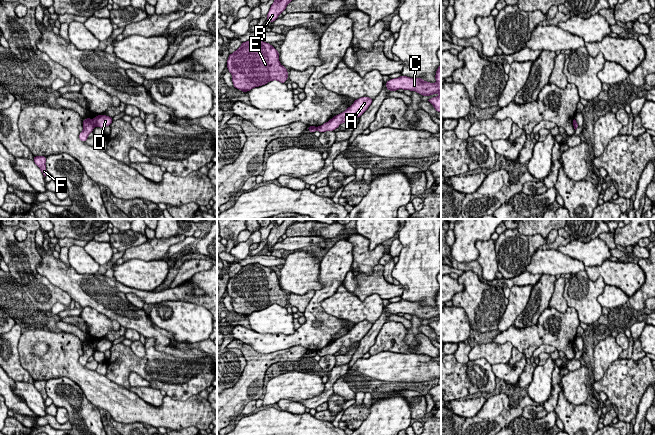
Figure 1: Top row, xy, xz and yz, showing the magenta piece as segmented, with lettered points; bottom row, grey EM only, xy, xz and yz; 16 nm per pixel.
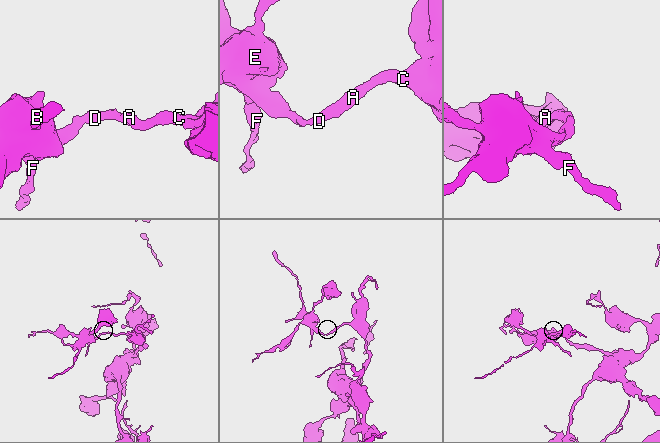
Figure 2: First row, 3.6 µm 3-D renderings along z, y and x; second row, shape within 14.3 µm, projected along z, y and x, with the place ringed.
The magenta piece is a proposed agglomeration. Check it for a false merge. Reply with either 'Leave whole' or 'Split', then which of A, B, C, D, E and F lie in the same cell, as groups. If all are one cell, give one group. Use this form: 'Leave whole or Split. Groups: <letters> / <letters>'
Split. Groups: A C D / B E F

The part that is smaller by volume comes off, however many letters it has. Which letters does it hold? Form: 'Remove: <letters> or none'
Remove: B, E, F

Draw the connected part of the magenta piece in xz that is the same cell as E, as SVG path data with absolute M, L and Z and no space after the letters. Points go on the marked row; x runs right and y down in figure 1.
M261 40L242 42L241 46L229 55L226 66L232 74L234 87L243 92L250 91L254 87L265 85L273 80L285 83L288 79L286 67L280 64L279 52L272 45Z

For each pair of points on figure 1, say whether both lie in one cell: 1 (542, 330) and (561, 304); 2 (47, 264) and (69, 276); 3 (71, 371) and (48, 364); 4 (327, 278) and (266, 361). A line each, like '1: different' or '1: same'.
1: different
2: same
3: same
4: different

